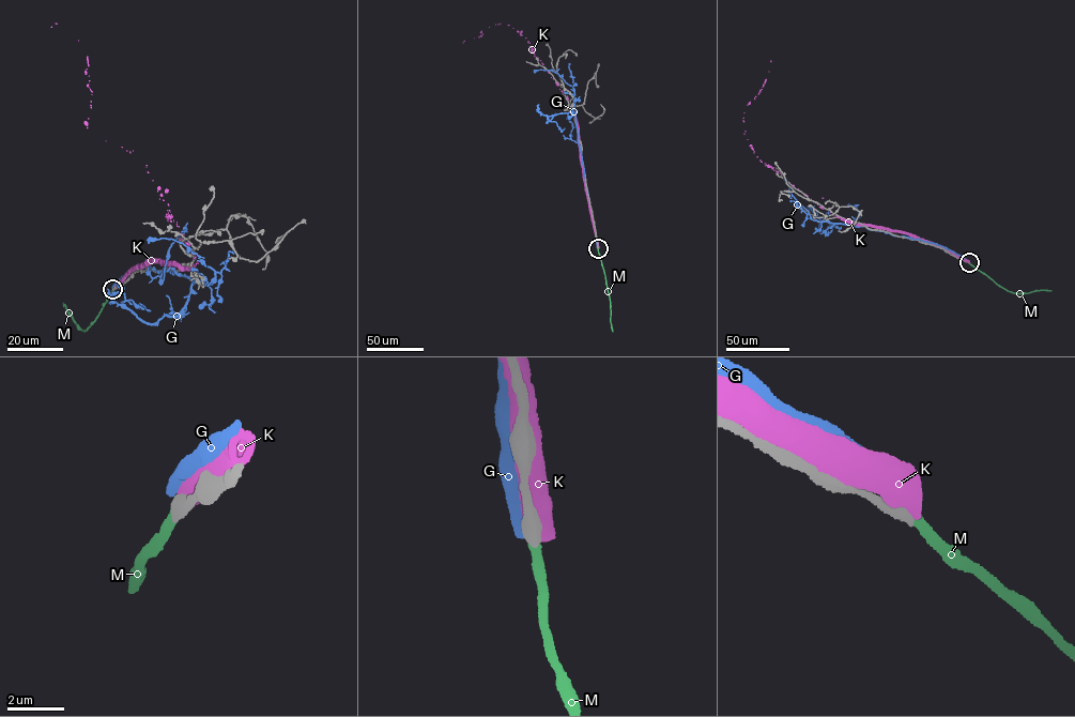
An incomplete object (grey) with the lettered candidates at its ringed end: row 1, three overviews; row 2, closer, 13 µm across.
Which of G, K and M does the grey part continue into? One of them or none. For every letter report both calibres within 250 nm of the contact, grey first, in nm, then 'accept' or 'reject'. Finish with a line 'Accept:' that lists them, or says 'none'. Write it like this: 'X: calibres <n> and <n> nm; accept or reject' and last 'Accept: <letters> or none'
G: calibres 600 and 400 nm; reject
K: calibres 650 and 700 nm; reject
M: calibres 550 and 360 nm; accept
Accept: M

